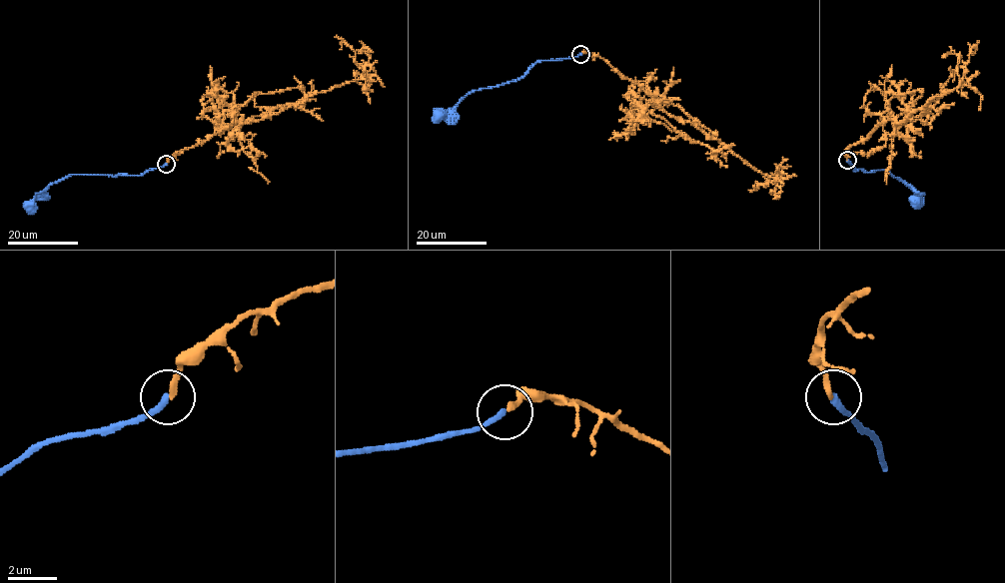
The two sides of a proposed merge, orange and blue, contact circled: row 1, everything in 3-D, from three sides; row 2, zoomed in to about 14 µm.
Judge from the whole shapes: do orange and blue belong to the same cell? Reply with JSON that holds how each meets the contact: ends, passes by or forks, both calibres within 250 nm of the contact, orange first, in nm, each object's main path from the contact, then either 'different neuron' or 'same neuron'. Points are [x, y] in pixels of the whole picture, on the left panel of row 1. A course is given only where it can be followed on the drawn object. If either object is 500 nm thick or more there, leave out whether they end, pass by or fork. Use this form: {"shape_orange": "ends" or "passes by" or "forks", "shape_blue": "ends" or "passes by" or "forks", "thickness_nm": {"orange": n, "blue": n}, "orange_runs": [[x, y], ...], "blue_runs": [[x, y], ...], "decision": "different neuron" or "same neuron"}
{"shape_orange": "ends", "shape_blue": "ends", "thickness_nm": {"orange": 220, "blue": 260}, "orange_runs": [[166, 164], [242, 119], [256, 121], [362, 79], [366, 70], [354, 59], [355, 51], [342, 41], [340, 49]], "blue_runs": [[166, 164], [142, 174], [128, 176], [69, 175], [49, 186], [29, 206]], "decision": "same neuron"}

